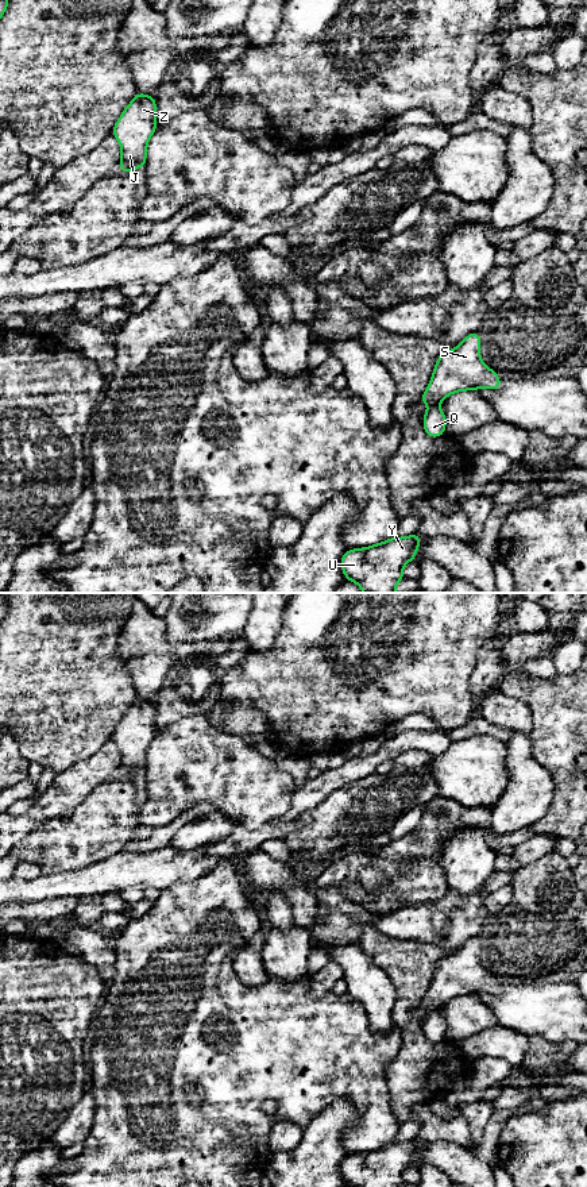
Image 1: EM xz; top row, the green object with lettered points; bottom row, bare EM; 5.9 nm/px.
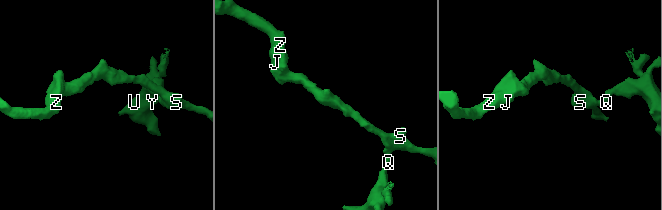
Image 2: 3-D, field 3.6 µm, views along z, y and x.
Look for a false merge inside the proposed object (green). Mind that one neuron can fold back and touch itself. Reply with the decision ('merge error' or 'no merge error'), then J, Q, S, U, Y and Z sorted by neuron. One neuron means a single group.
merge error; J S Z / Q U Y

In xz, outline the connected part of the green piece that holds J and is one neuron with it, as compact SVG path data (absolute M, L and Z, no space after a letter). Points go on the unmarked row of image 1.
M139 697L123 716L112 733L121 752L119 775L132 778L136 772L146 772L147 747L158 731L155 717L154 701Z

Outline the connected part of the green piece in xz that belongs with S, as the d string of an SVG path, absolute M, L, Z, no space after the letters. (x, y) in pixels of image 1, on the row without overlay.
M471 937L456 953L441 959L420 1006L433 1011L456 997L480 993L498 995L501 983L482 967L479 955L480 941L478 937Z

